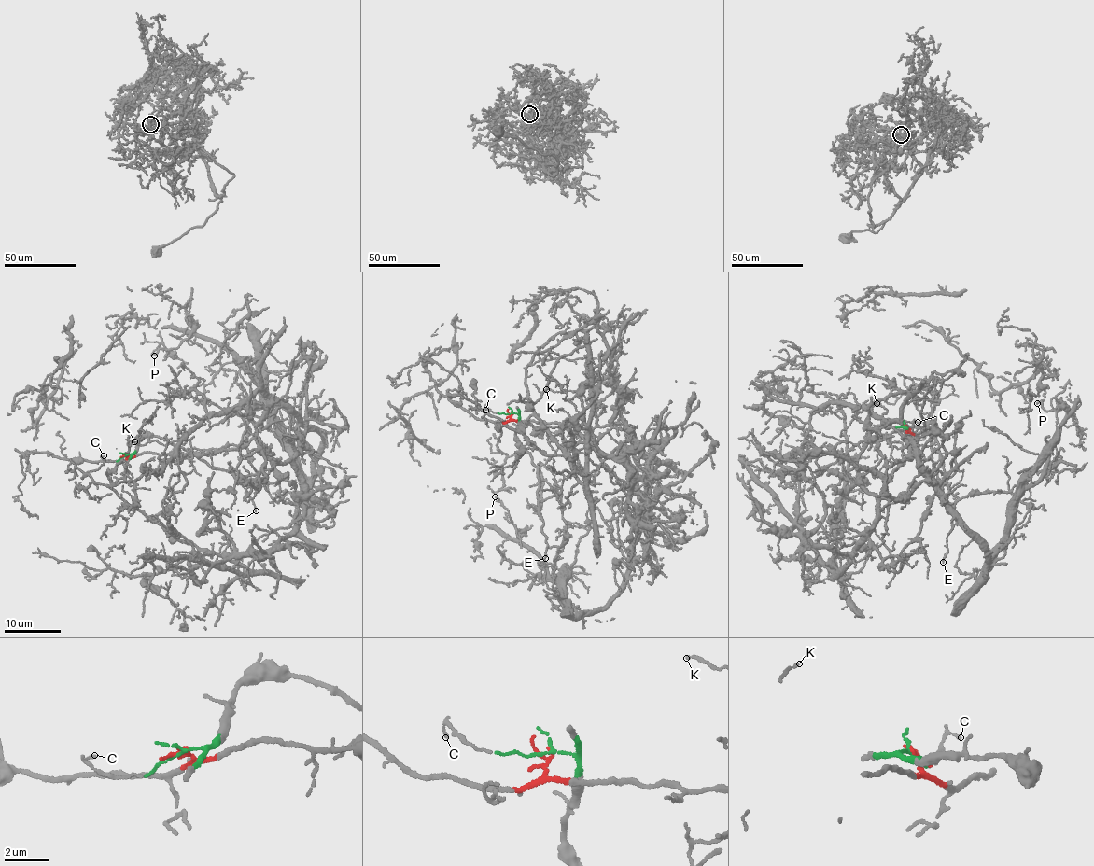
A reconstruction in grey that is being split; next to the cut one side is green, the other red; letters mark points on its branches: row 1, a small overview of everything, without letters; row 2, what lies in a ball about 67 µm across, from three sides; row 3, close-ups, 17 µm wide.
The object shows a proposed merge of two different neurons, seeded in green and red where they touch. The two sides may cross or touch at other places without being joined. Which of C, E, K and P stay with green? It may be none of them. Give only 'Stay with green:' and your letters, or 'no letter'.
Stay with green: C, E

